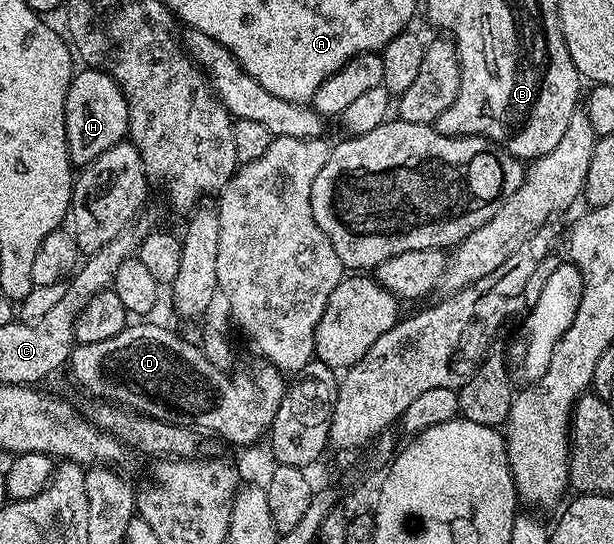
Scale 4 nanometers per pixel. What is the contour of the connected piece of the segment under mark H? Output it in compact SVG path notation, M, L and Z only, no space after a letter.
M86 67L75 72L65 102L66 138L71 165L81 167L92 163L92 159L104 155L108 147L127 140L130 128L126 97L122 93L122 88L103 70Z

